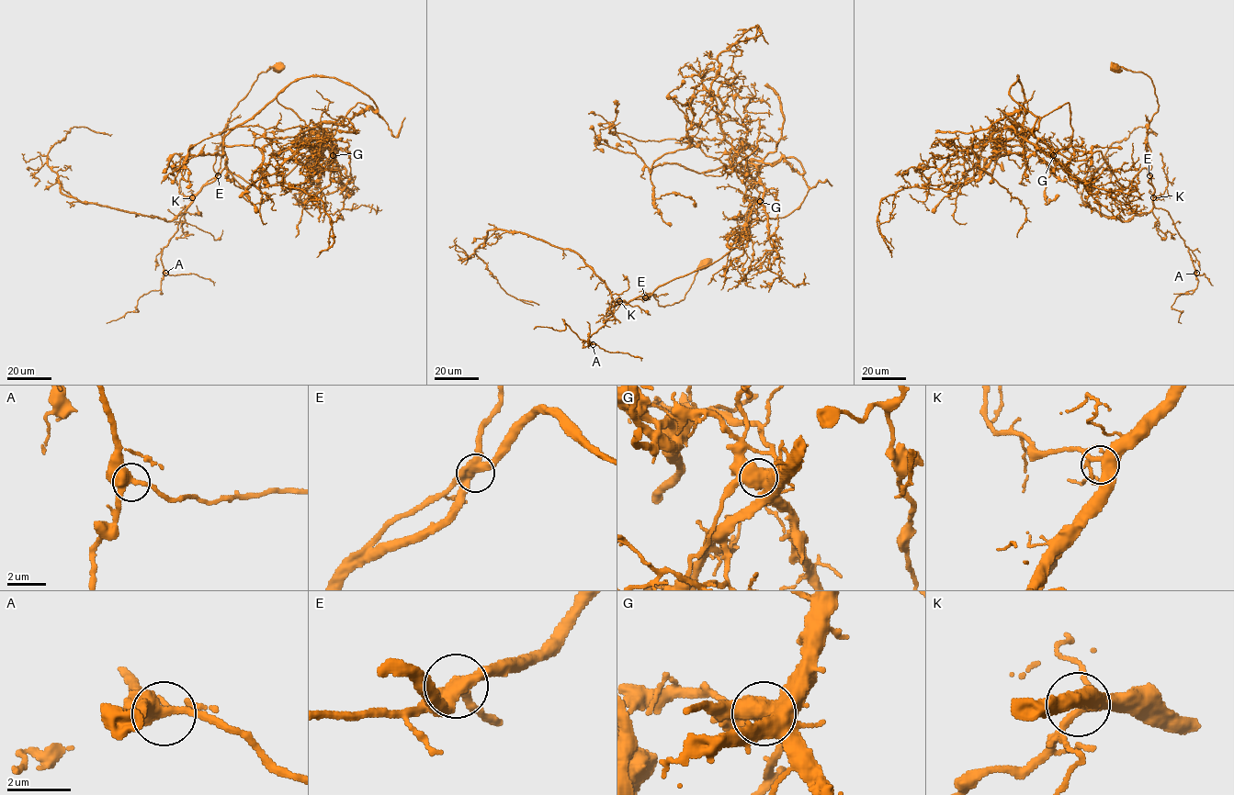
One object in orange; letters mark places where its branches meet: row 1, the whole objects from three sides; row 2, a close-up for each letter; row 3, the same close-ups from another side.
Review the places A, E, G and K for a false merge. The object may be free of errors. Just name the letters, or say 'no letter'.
G

